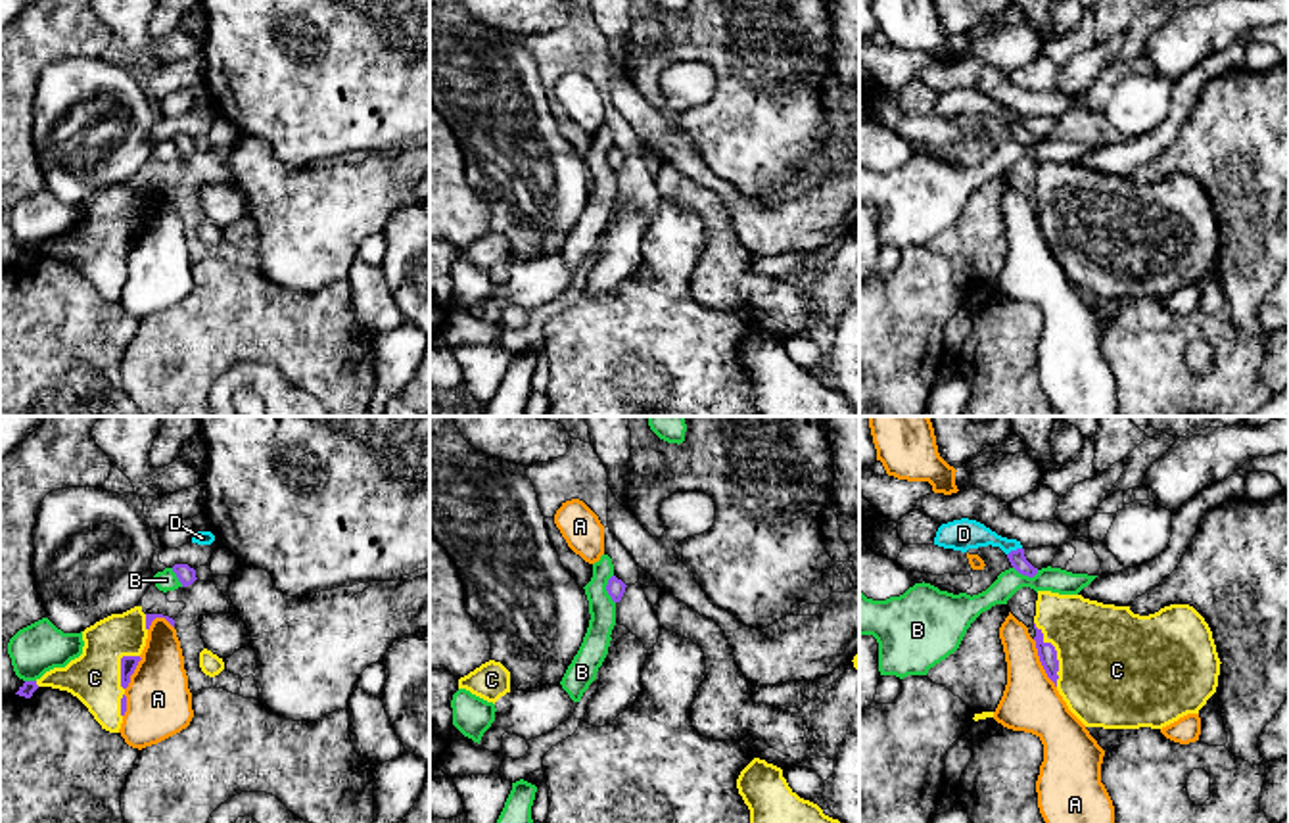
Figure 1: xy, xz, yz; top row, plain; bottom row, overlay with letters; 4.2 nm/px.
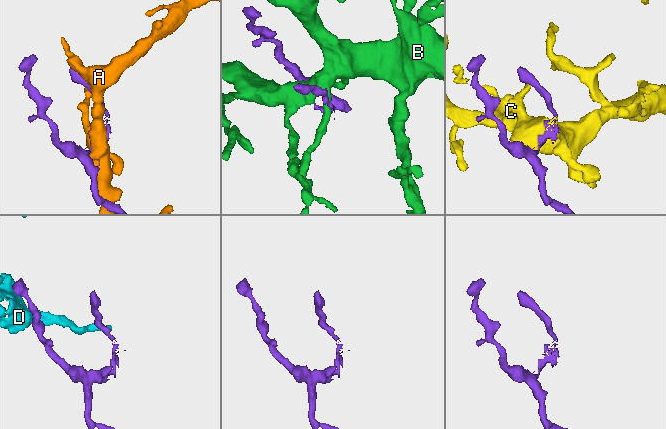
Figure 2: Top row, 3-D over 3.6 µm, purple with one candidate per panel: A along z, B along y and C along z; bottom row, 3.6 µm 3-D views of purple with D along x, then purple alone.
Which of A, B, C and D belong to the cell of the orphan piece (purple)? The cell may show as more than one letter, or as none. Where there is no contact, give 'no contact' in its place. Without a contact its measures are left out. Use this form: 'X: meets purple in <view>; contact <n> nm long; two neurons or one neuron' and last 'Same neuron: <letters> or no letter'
A: meets purple in yz; contact 220 nm long; two neurons
B: meets purple in xz; contact 130 nm long; two neurons
C: meets purple in yz; contact 280 nm long; one neuron
D: meets purple in yz; contact 70 nm long; two neurons
Same neuron: C

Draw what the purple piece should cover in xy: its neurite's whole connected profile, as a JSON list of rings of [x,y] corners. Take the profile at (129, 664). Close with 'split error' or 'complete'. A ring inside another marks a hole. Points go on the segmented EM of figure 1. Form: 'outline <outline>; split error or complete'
outline [[[134,606],[123,614],[111,614],[82,631],[82,654],[71,660],[65,668],[54,668],[36,681],[25,681],[15,694],[31,698],[38,687],[67,691],[77,696],[102,729],[119,733],[127,712],[125,689],[130,683],[140,654],[146,647],[148,629],[155,618],[165,618],[173,627],[175,620],[163,614],[144,614],[142,606]]]; split error

